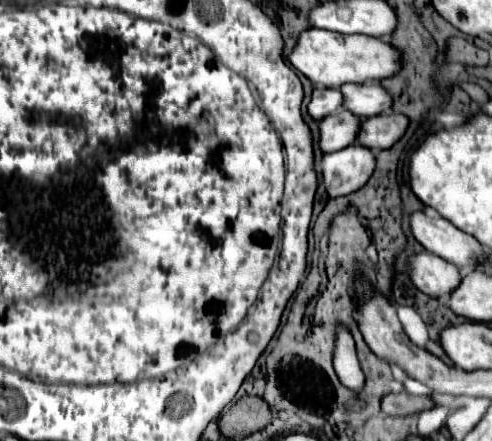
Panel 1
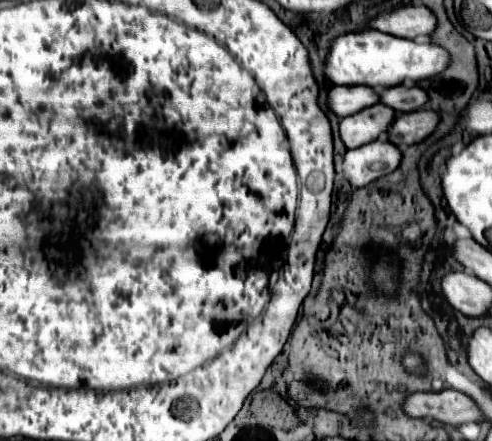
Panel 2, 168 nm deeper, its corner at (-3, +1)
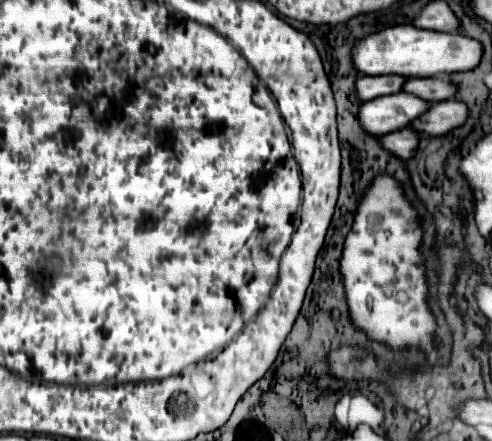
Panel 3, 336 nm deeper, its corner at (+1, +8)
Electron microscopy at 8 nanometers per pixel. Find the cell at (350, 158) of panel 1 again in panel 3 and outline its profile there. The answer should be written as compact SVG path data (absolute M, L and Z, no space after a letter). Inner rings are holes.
M403 128L397 132L391 132L387 136L381 136L381 144L391 150L395 156L409 160L415 156L417 144L419 144L419 132L415 132L413 128Z

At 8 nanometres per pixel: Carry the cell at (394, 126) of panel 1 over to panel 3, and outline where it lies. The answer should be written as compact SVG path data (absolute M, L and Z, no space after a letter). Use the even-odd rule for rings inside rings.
M453 98L453 100L431 104L431 108L421 118L417 118L411 126L421 134L439 136L463 126L467 118L469 118L467 104Z

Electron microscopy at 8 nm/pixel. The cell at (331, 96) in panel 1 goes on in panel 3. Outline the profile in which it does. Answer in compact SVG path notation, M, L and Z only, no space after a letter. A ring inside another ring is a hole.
M361 76L357 80L357 92L361 96L361 100L373 100L377 96L385 96L385 94L395 94L403 90L403 84L407 82L405 76Z

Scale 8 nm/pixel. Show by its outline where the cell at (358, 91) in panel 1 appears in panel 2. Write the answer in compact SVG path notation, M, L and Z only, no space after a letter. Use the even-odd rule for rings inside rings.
M393 85L379 91L379 101L397 113L405 113L425 105L425 91L415 85Z

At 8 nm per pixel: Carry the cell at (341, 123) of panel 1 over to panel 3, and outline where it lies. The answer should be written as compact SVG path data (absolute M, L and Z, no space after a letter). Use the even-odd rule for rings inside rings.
M397 92L389 96L379 96L361 106L359 118L367 132L375 136L385 136L389 132L401 130L417 120L431 104L409 92Z

